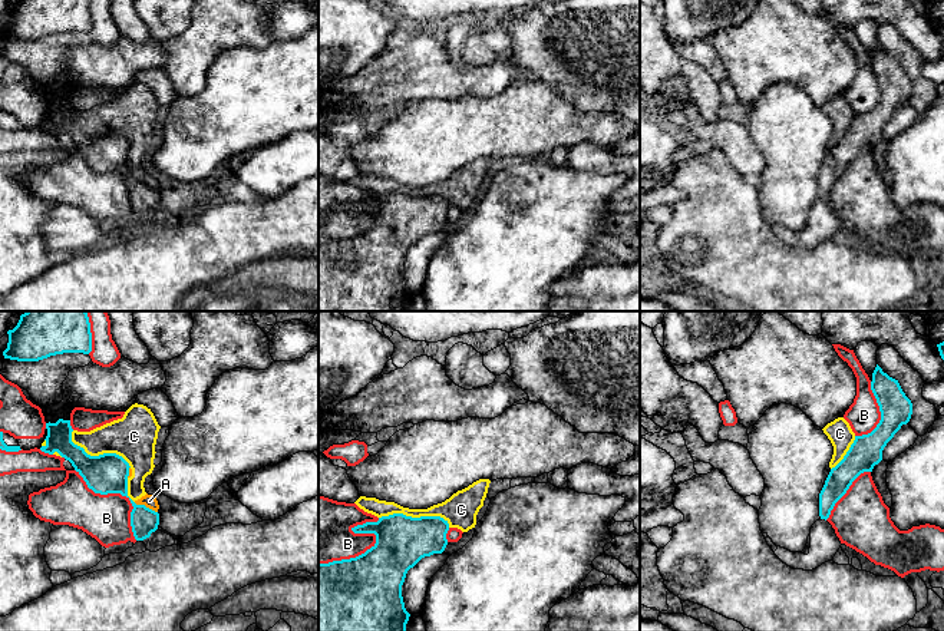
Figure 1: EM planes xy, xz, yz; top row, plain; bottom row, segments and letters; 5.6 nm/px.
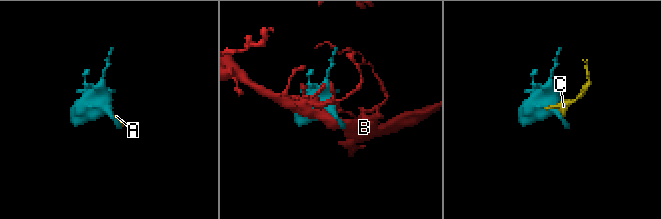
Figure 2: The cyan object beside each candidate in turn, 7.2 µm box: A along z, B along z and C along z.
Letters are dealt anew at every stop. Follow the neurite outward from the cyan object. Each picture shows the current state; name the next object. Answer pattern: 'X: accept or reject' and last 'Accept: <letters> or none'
A: reject
B: reject
C: reject
Accept: none

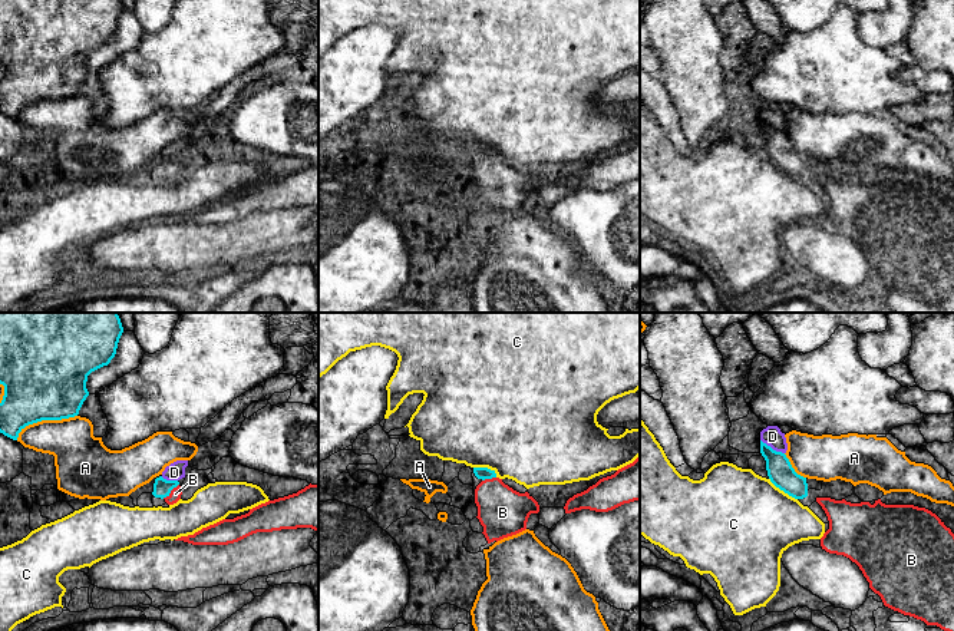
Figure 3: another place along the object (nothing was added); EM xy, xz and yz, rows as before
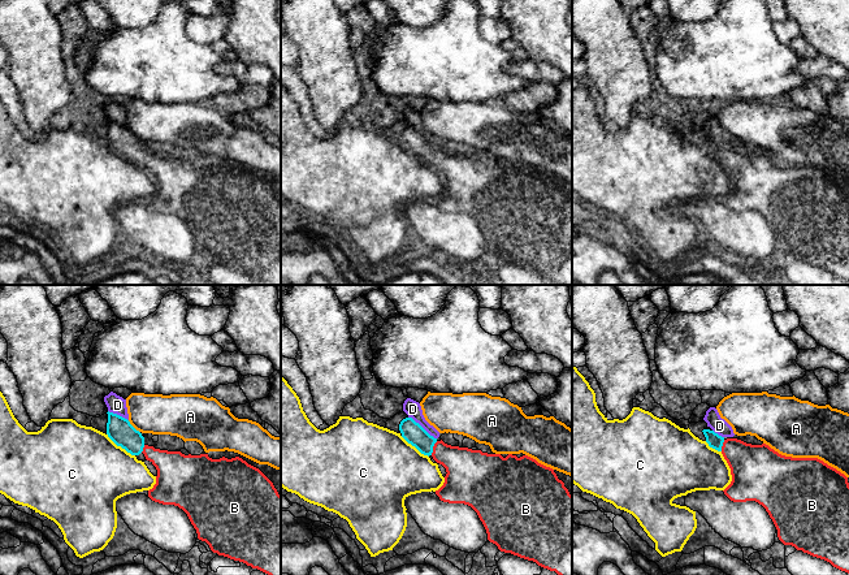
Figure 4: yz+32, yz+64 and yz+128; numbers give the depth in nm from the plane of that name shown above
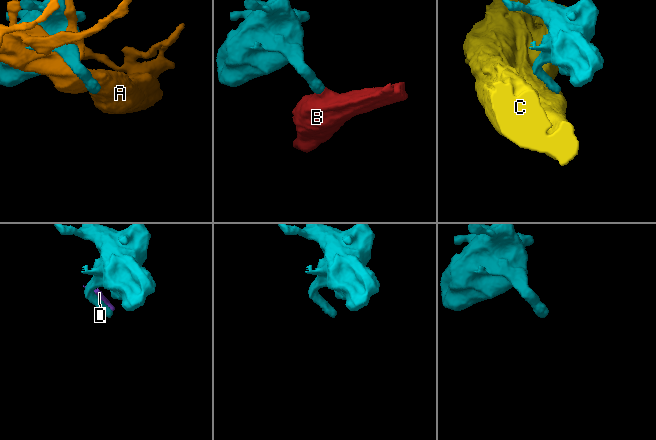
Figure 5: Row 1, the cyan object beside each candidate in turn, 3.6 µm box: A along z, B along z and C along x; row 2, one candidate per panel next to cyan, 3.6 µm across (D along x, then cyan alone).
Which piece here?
A: reject
B: accept
C: reject
D: reject
Accept: B

